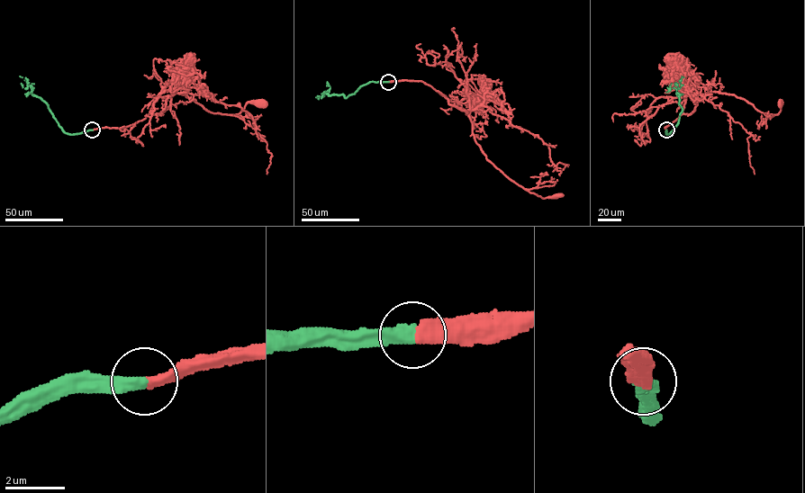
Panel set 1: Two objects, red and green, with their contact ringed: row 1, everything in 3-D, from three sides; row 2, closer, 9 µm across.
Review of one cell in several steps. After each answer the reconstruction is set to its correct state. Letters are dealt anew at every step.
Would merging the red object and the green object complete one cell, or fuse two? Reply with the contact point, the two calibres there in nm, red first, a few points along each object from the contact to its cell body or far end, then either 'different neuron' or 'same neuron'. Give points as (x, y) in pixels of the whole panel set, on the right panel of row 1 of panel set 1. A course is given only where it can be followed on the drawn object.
(666, 129) | 440/480 nm | red via (666, 129), (682, 113), (694, 110), (695, 94), (735, 94), (769, 114), (777, 114), (782, 103), (779, 103) | green via (666, 129), (666, 134), (672, 131), (682, 110), (679, 103), (680, 94), (676, 92), (677, 83), (682, 77) | same neuron

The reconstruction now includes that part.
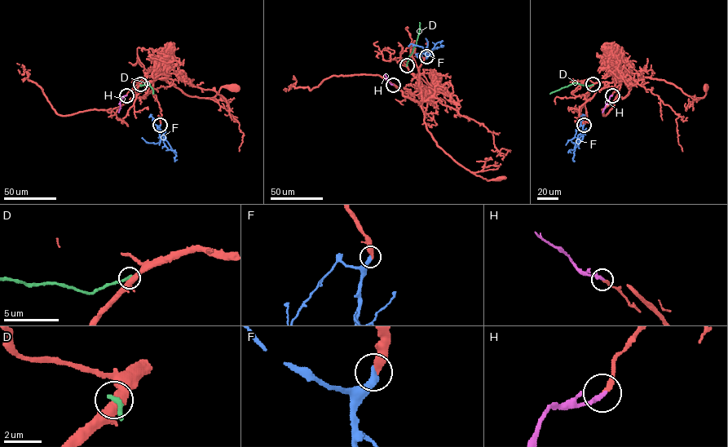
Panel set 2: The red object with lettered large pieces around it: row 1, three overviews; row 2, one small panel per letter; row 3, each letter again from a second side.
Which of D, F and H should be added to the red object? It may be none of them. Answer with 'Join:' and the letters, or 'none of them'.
Join: F, H

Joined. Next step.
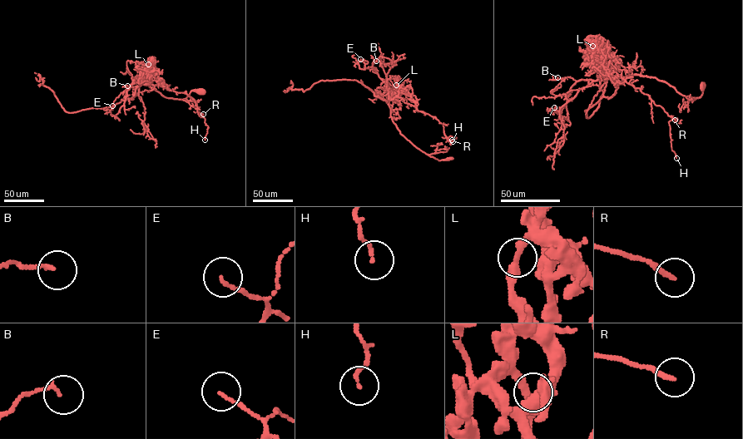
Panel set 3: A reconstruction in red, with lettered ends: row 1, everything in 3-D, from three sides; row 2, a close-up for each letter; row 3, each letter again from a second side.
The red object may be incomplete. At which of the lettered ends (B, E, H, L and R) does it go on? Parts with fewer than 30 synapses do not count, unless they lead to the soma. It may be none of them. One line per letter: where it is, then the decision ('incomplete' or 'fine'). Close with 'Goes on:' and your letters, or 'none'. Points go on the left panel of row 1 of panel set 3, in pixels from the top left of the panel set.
B: at (127, 86); fine
E: at (112, 106); fine
H: at (205, 140); fine
L: at (148, 64); fine
R: at (203, 114); fine
Goes on: none

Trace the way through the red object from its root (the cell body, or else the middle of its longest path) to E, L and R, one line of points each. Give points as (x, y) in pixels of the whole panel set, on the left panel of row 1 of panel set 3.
E: (200, 91), (174, 99), (142, 83), (127, 91), (115, 115), (109, 110), (112, 106)
L: (200, 91), (191, 91), (184, 99), (163, 96), (142, 83), (145, 72), (156, 68), (151, 61), (148, 64)
R: (200, 91), (174, 99), (140, 84), (186, 93), (203, 114)

